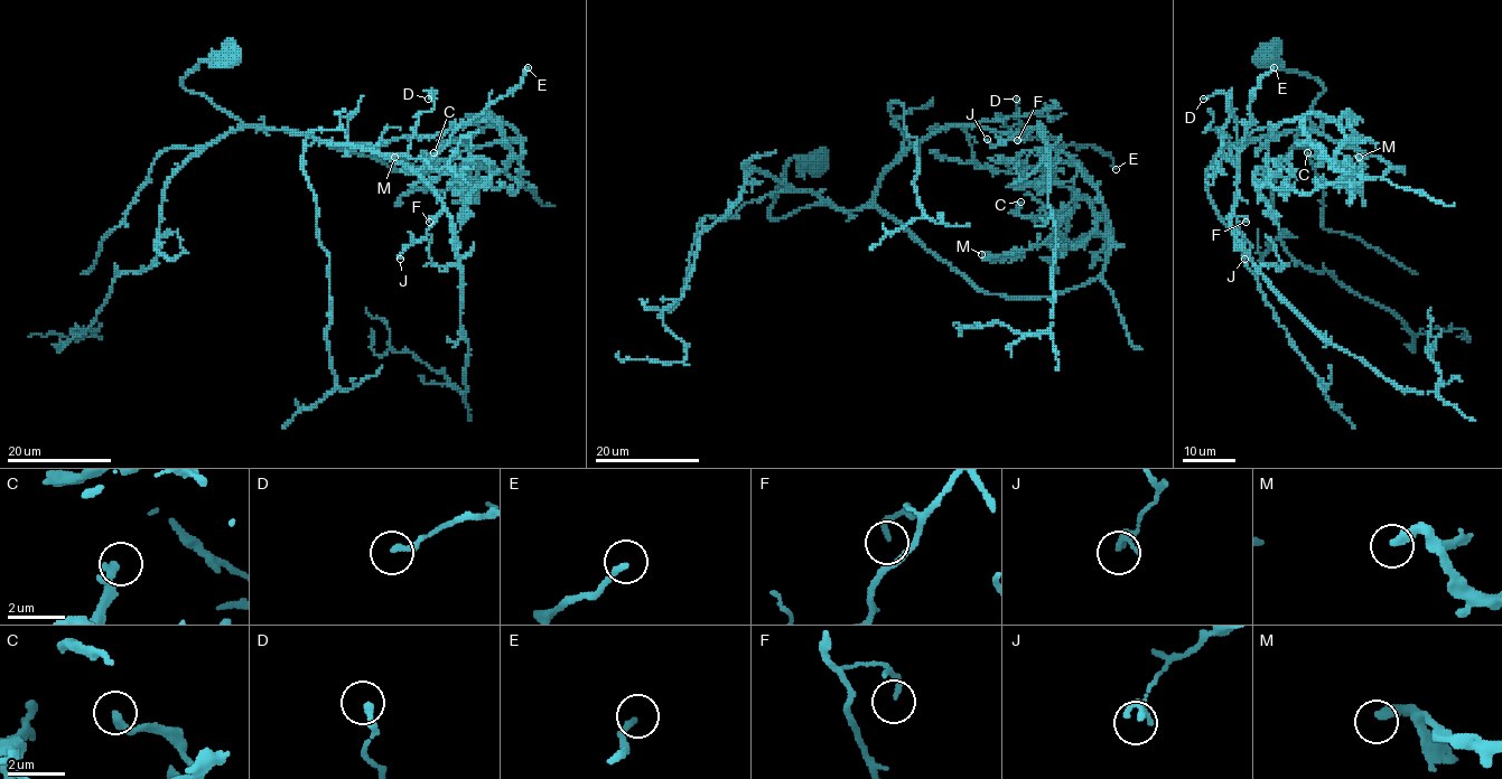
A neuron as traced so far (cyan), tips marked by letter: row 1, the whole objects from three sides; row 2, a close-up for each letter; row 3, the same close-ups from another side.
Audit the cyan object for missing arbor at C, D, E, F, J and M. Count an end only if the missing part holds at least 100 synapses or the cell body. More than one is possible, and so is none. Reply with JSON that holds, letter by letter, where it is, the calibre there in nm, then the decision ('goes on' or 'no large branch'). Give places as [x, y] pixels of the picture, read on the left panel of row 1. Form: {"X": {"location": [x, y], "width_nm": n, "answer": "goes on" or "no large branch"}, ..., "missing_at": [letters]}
{"C": {"location": [434, 152], "width_nm": 280, "answer": "no large branch"}, "D": {"location": [428, 99], "width_nm": 240, "answer": "no large branch"}, "E": {"location": [528, 67], "width_nm": 220, "answer": "no large branch"}, "F": {"location": [429, 222], "width_nm": 150, "answer": "no large branch"}, "J": {"location": [400, 259], "width_nm": 140, "answer": "no large branch"}, "M": {"location": [394, 157], "width_nm": 280, "answer": "no large branch"}, "missing_at": []}

